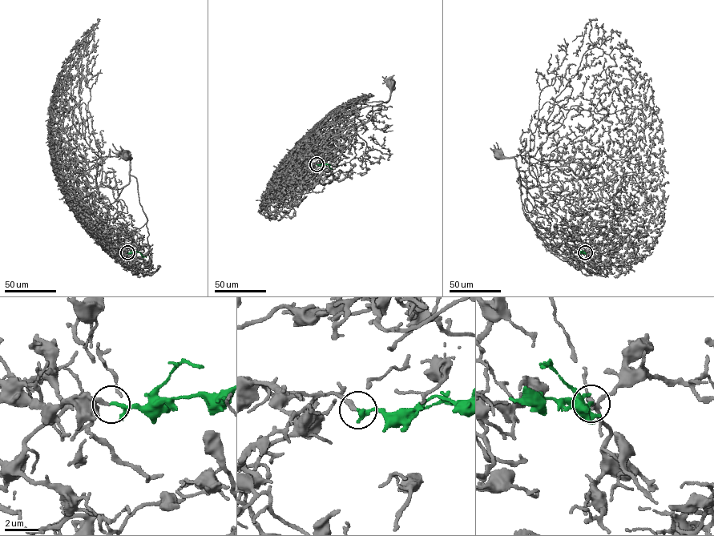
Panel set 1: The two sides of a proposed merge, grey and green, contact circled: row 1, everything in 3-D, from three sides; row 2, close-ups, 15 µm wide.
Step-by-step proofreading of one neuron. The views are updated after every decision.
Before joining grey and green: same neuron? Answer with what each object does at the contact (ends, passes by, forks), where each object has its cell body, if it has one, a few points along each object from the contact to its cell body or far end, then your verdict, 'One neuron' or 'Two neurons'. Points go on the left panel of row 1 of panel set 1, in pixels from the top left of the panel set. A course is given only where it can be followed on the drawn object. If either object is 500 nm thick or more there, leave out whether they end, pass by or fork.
At the ring grey ends. At the ring green passes by. Soma of grey: (125, 155). Soma of green: none. Course of grey: (127, 253), (118, 255), (106, 230), (109, 220), (106, 210), (129, 183), (131, 159), (125, 156). Course of green: (127, 252), (137, 251), (146, 257). One neuron

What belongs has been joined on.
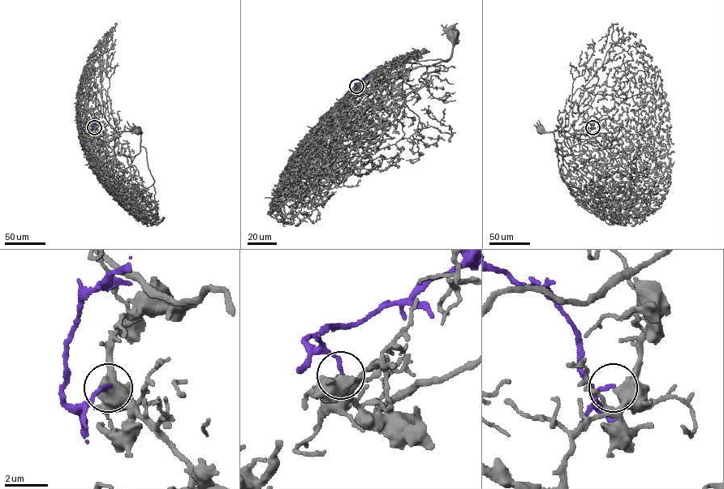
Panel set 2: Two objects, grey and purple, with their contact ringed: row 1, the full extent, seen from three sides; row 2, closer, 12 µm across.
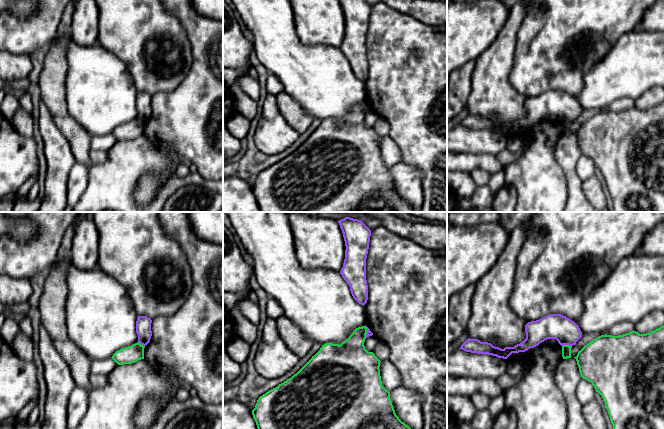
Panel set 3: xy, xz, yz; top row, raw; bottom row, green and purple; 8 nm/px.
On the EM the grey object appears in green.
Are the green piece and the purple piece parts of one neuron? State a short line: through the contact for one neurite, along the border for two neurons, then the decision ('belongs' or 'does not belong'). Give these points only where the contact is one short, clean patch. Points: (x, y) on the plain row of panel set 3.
line yz (571, 121), (562, 122); does not belong

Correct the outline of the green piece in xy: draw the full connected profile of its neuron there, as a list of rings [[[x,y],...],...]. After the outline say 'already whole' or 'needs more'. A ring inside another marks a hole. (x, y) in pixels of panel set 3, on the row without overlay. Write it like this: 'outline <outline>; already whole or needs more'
outline [[[139,118],[116,127],[111,133],[118,141],[132,140],[144,135],[144,124]]]; already whole

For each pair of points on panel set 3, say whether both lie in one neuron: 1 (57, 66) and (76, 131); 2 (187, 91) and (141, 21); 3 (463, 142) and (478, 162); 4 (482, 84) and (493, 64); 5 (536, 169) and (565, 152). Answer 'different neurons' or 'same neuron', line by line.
1: same neuron
2: different neurons
3: different neurons
4: same neuron
5: different neurons

